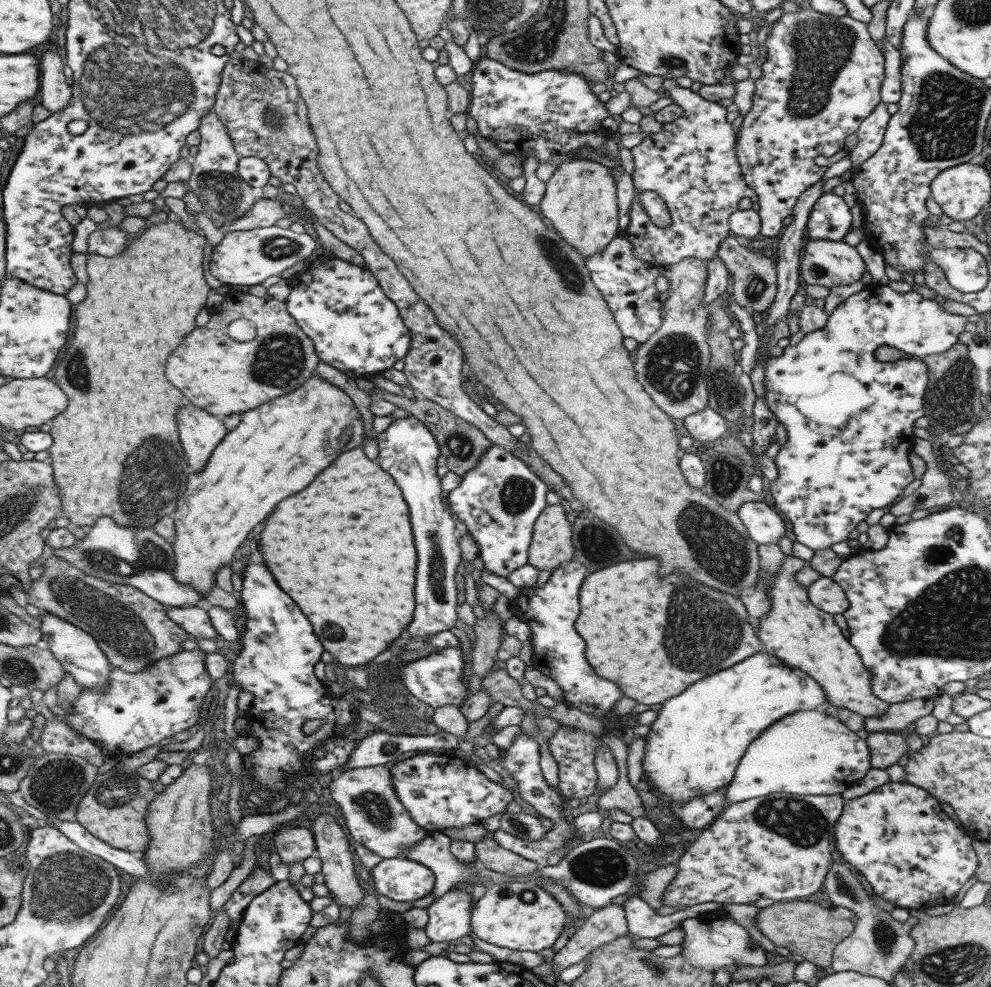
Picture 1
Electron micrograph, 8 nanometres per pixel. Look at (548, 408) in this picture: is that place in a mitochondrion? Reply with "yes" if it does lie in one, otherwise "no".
no

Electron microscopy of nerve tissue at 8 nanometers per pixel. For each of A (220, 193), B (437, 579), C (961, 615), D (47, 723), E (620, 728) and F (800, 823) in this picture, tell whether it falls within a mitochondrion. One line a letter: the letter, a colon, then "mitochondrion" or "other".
A: mitochondrion
B: mitochondrion
C: mitochondrion
D: other
E: other
F: mitochondrion

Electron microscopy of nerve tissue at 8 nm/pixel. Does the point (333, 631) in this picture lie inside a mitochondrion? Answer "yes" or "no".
yes

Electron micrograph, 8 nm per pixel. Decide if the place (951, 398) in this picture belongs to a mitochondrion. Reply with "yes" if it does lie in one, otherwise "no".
yes

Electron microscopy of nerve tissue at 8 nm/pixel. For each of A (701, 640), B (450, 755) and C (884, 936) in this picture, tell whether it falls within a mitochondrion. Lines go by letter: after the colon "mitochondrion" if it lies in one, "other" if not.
A: mitochondrion
B: other
C: mitochondrion

